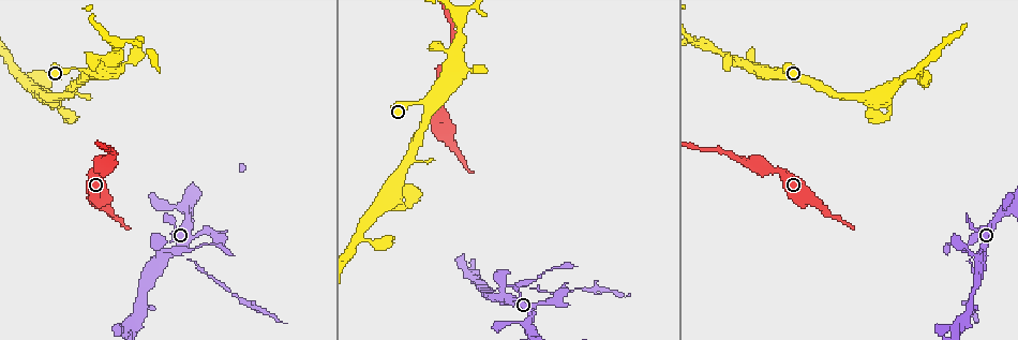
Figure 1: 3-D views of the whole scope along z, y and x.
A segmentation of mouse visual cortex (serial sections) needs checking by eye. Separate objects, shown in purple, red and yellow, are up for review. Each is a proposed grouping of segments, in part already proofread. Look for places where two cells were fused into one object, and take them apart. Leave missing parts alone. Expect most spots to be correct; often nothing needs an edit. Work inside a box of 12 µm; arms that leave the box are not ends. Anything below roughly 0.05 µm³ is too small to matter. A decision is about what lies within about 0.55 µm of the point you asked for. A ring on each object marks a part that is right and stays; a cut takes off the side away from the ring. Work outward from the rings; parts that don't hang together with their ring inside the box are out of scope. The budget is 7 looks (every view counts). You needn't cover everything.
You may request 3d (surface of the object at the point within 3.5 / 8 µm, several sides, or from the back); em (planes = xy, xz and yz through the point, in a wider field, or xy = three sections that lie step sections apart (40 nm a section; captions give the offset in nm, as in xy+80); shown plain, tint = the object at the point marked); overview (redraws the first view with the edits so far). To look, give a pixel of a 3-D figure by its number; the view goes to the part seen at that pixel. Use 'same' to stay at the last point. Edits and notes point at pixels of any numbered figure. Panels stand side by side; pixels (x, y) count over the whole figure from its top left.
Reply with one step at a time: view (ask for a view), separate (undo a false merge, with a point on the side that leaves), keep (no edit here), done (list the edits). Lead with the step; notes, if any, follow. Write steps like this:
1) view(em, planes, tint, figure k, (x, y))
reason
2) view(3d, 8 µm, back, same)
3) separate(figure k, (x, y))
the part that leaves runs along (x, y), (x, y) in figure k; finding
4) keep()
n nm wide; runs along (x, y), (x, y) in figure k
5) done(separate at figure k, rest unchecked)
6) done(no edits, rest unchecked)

view(3d, 3.5 µm, figure 1, (86, 72))
abrupt turn

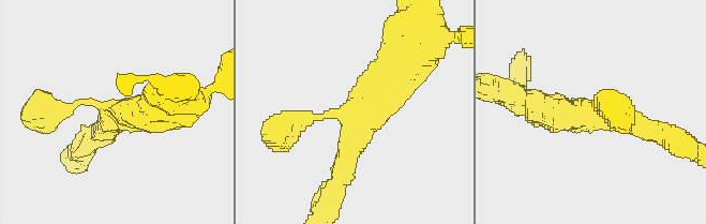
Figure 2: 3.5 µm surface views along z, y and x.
view(em, planes, tint, figure 2, (111, 114))
3 arms; arms of 250, 300, 450 nm

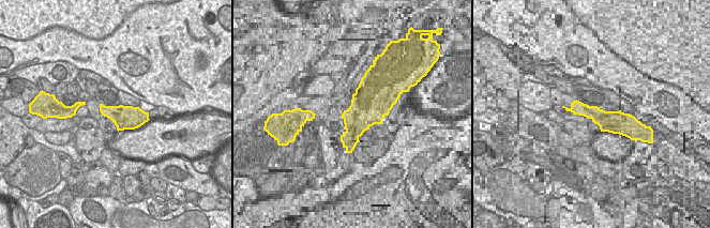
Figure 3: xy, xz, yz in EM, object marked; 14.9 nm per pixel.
keep()
360 nm wide; runs along (605, 107), (612, 118), (666, 137) in figure 2; all the same cell

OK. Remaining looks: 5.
view(3d, 3.5 µm, back, figure 1, (101, 59))
thin neck

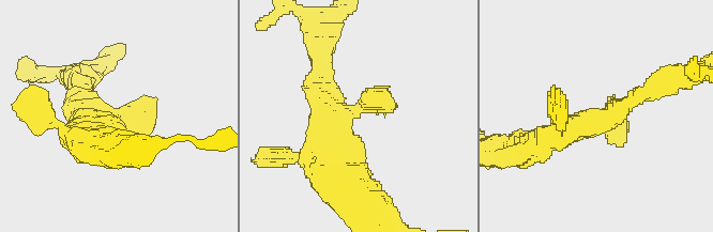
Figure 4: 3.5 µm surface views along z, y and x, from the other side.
view(em, xy, step 3, tint, figure 4, (605, 107))

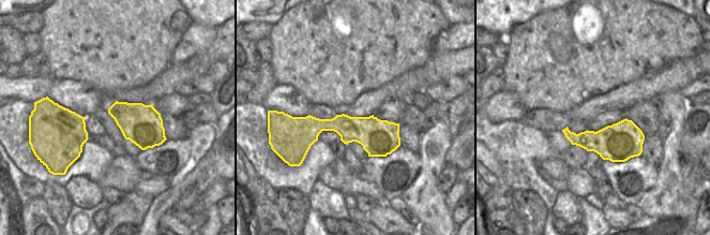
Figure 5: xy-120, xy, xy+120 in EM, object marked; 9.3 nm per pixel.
keep()
runs along (300, 126), (344, 125), (397, 143) in figure 5; all the same cell

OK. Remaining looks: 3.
view(3d, 3.5 µm, figure 1, (160, 248))
calibre changes

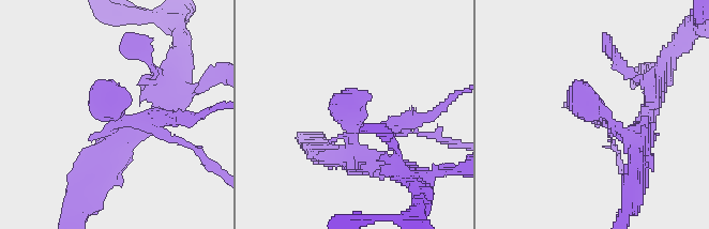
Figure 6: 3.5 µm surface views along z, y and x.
view(em, xy, step 1, tint, figure 6, (355, 129))

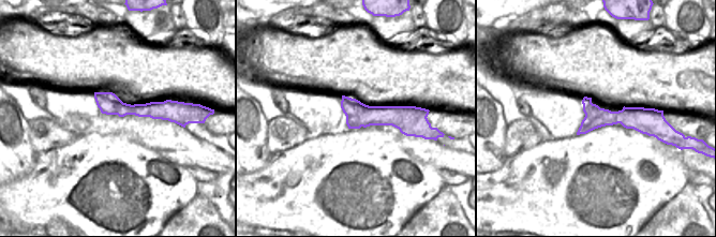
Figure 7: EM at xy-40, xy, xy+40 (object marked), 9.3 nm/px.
view(em, xy, step 3, tint, same)

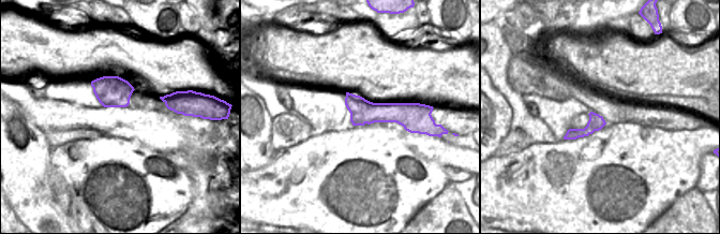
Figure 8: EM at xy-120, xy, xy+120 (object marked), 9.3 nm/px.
separate(figure 6, (397, 126))
the part that leaves runs along (120, 121), (153, 121), (196, 148), (209, 167) in figure 6; a second cell is stuck on

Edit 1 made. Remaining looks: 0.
done(separate at figure 6, rest unchecked)

